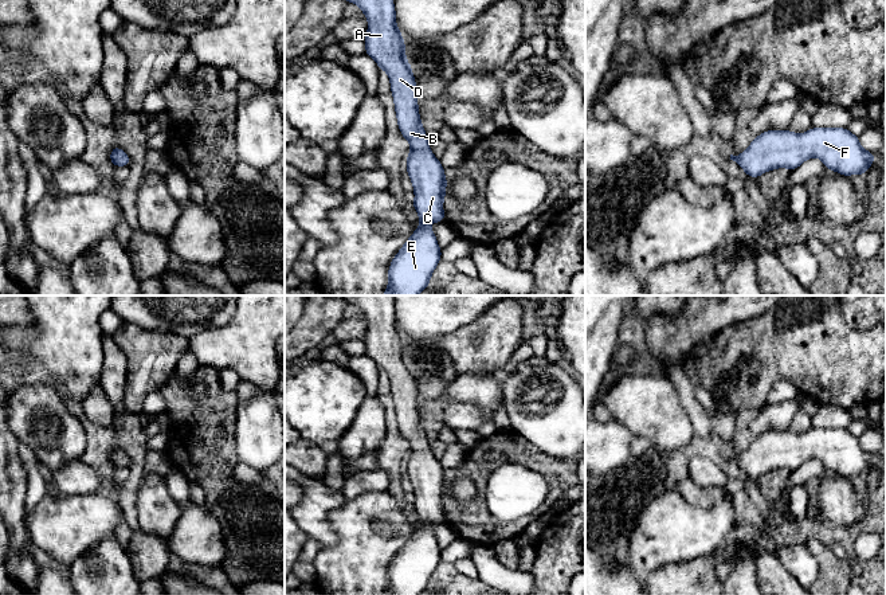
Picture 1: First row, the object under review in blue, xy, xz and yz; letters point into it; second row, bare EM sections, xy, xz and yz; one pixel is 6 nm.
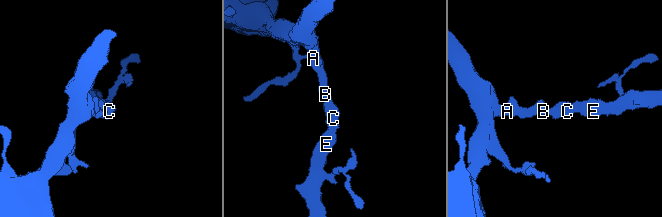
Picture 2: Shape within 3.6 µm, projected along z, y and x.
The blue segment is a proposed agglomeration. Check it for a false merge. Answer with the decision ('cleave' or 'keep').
keep

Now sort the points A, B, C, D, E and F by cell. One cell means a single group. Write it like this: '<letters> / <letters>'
A B C D E F

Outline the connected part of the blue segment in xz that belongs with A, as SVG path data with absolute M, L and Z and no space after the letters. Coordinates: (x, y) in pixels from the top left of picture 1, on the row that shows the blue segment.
M393 0L346 1L358 5L366 16L365 54L388 74L399 130L411 144L405 165L415 193L411 207L416 210L420 224L393 257L383 295L419 295L430 287L432 273L442 259L442 248L427 223L446 220L446 169L430 149L430 140L420 121L415 75L405 56L404 38L396 24Z

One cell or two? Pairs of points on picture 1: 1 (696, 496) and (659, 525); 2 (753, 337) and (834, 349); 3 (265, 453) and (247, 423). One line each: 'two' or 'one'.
1: two
2: one
3: one

